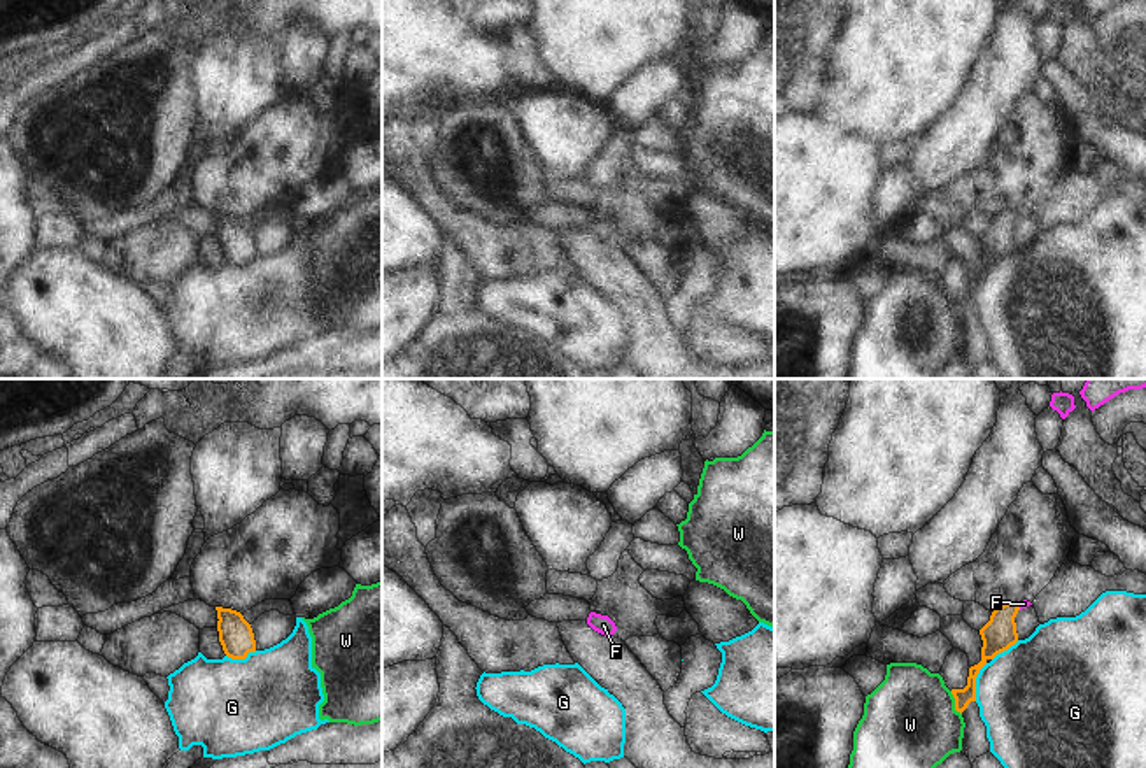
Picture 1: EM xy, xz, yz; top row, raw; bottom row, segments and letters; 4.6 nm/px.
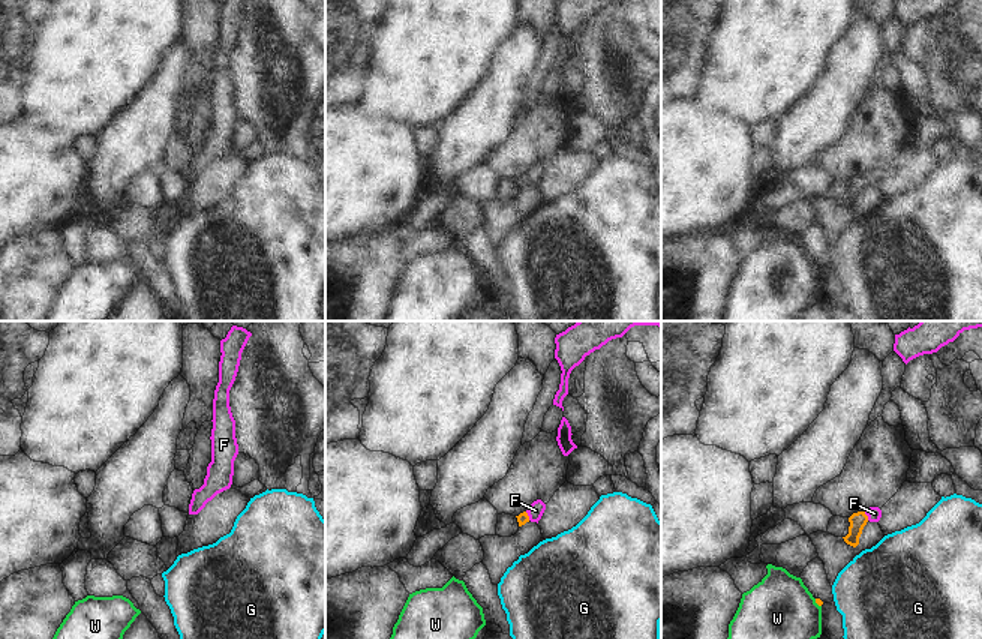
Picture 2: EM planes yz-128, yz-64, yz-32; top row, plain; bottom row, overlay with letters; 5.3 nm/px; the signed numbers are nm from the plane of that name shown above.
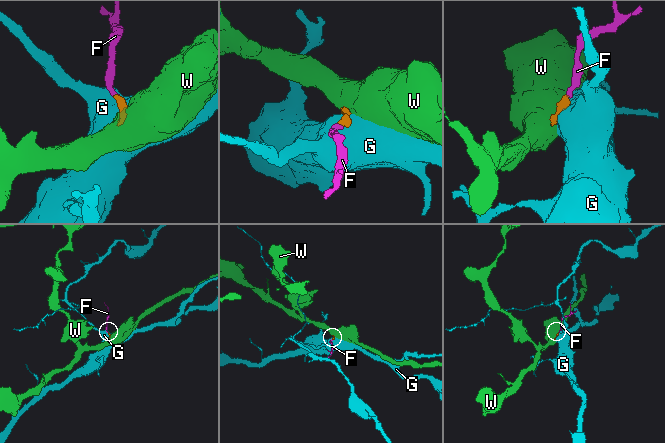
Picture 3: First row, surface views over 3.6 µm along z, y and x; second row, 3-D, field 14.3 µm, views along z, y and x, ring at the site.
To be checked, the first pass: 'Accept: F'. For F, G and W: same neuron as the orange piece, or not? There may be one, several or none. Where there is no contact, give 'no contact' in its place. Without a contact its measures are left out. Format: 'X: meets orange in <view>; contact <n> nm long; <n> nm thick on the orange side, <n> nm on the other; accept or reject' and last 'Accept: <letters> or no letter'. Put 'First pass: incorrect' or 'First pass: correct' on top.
First pass: correct
F: meets orange in yz; contact 40 nm long; 160 nm thick on the orange side, 40 nm on the other; accept
G: meets orange in yz; contact 190 nm long; 150 nm thick on the orange side, 460 nm on the other; reject
W: meets orange in yz; contact 120 nm long; 80 nm thick on the orange side, 440 nm on the other; reject
Accept: F

